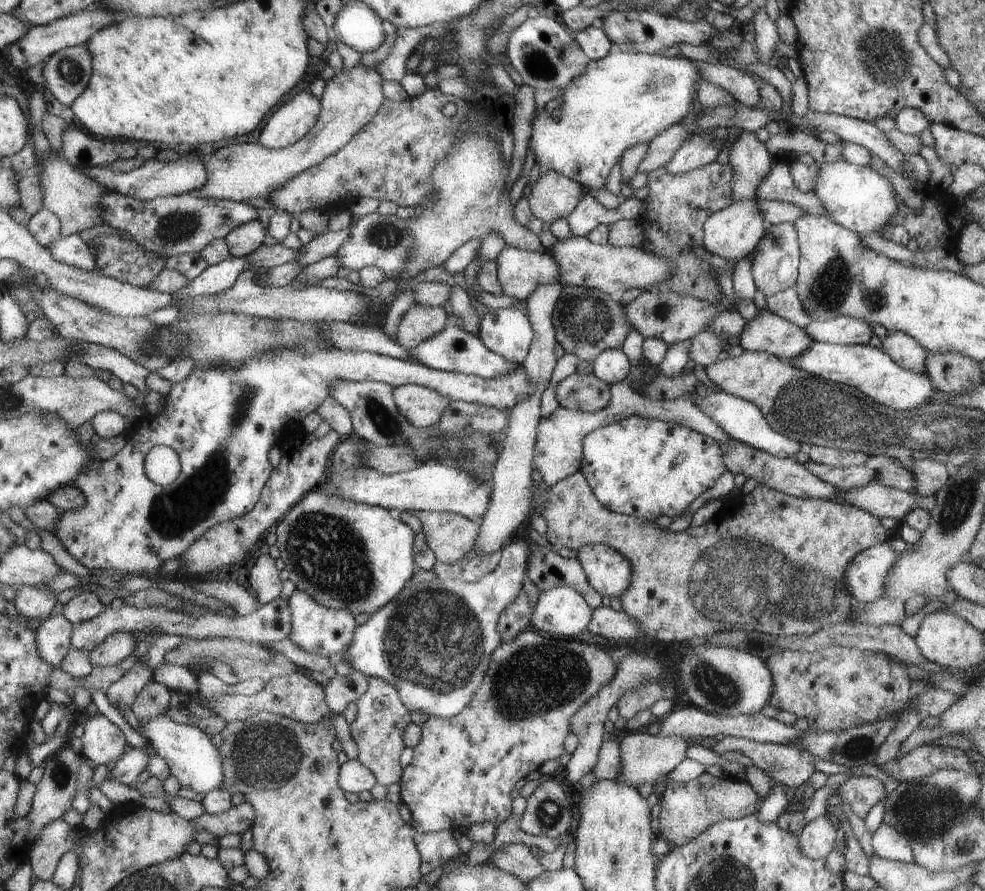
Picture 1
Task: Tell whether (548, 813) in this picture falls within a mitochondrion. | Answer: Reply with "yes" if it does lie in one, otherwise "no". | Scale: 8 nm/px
yes

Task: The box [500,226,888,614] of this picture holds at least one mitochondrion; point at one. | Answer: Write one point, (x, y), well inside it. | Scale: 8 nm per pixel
(586, 318)

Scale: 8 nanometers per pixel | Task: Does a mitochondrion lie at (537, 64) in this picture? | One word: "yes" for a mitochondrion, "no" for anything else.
yes

